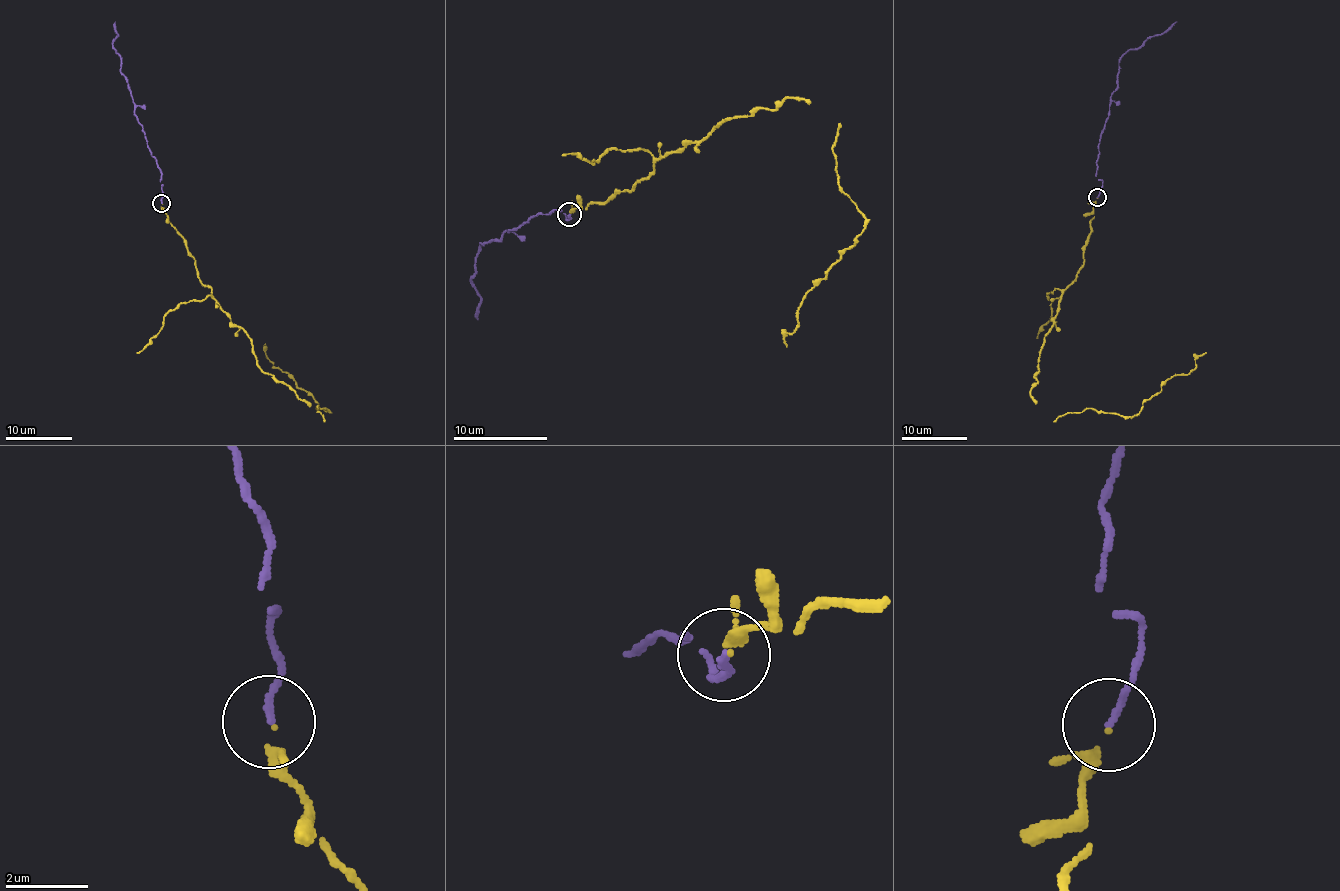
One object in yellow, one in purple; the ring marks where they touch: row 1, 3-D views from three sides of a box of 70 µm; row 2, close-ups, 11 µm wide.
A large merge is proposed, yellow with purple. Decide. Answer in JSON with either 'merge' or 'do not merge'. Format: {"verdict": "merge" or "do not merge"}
{"verdict": "merge"}

